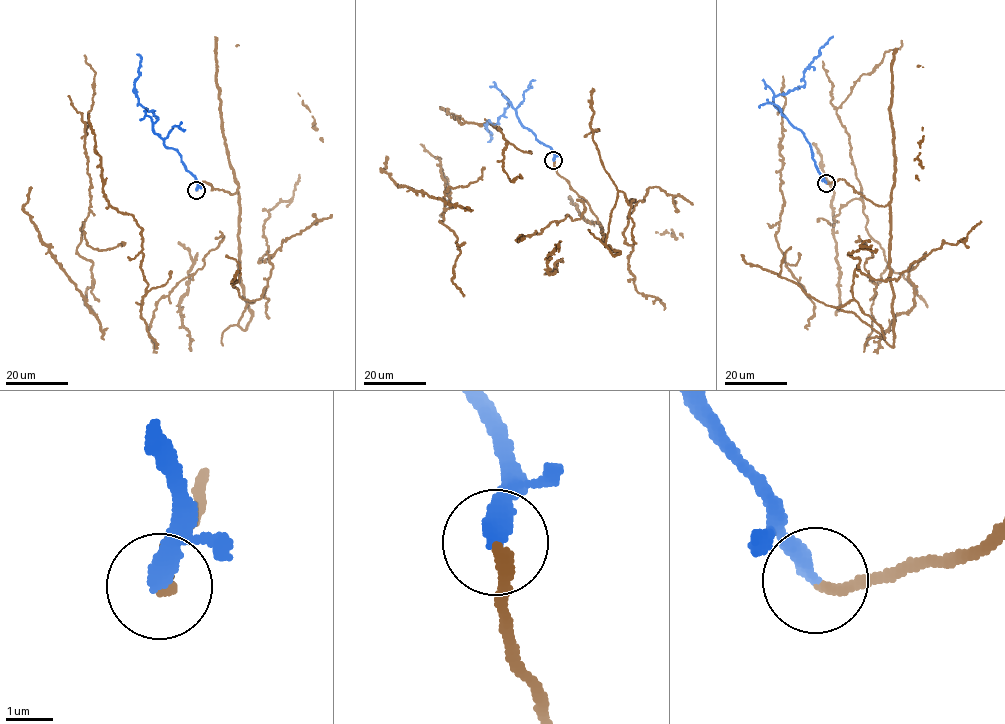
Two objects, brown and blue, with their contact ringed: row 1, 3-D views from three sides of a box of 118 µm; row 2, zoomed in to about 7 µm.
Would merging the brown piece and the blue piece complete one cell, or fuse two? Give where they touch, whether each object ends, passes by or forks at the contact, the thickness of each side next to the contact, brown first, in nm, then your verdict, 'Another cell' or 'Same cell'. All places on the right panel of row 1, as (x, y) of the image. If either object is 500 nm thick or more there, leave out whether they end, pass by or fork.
Place: (826, 183). At the ring brown ends. At the ring blue ends. Thickness 240 nm (brown) against 360 nm. Same cell

